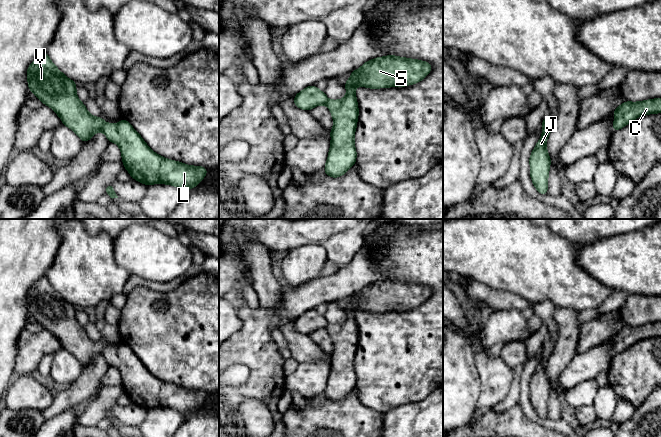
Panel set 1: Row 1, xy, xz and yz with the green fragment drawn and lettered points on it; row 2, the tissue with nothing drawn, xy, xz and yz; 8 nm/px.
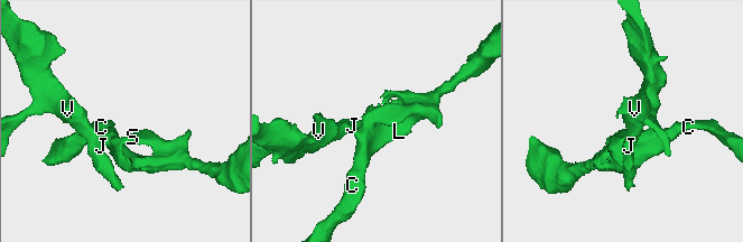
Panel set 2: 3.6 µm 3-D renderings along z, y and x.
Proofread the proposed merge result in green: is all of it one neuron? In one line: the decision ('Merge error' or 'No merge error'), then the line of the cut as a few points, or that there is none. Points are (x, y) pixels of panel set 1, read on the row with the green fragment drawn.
Merge error. Split along xy (104, 123), (101, 130)

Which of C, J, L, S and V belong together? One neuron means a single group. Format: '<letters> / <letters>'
C L S / J V

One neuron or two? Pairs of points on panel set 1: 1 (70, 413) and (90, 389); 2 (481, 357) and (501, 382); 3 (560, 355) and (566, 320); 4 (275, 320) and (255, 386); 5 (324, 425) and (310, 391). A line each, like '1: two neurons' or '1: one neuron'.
1: two neurons
2: one neuron
3: one neuron
4: one neuron
5: two neurons

